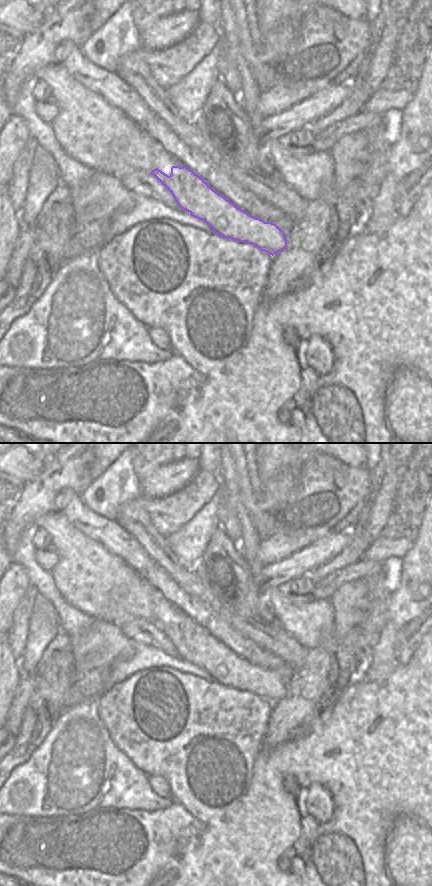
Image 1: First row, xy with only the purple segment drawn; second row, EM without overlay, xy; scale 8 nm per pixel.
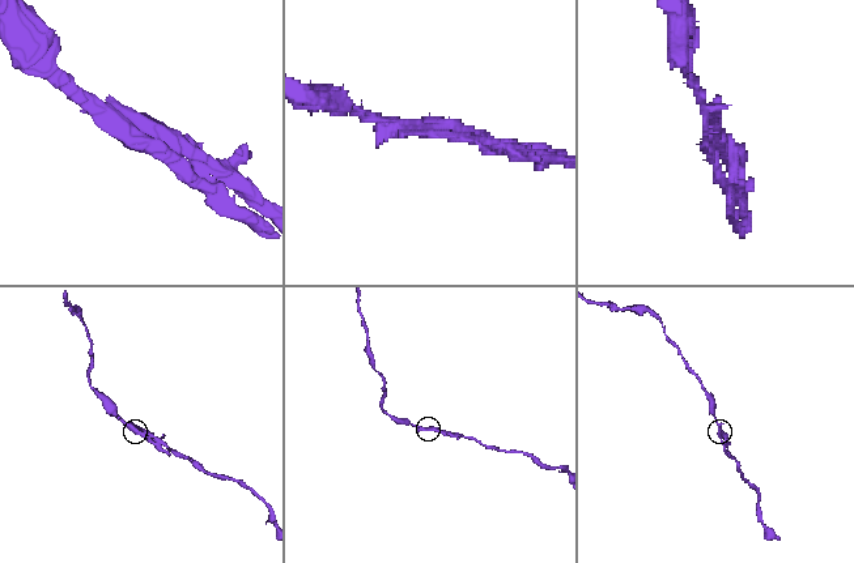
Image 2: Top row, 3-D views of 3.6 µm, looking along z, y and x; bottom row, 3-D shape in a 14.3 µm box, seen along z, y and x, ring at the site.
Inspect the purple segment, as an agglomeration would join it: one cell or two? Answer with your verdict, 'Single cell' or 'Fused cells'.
Fused cells

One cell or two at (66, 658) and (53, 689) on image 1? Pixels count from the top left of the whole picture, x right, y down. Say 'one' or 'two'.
one

